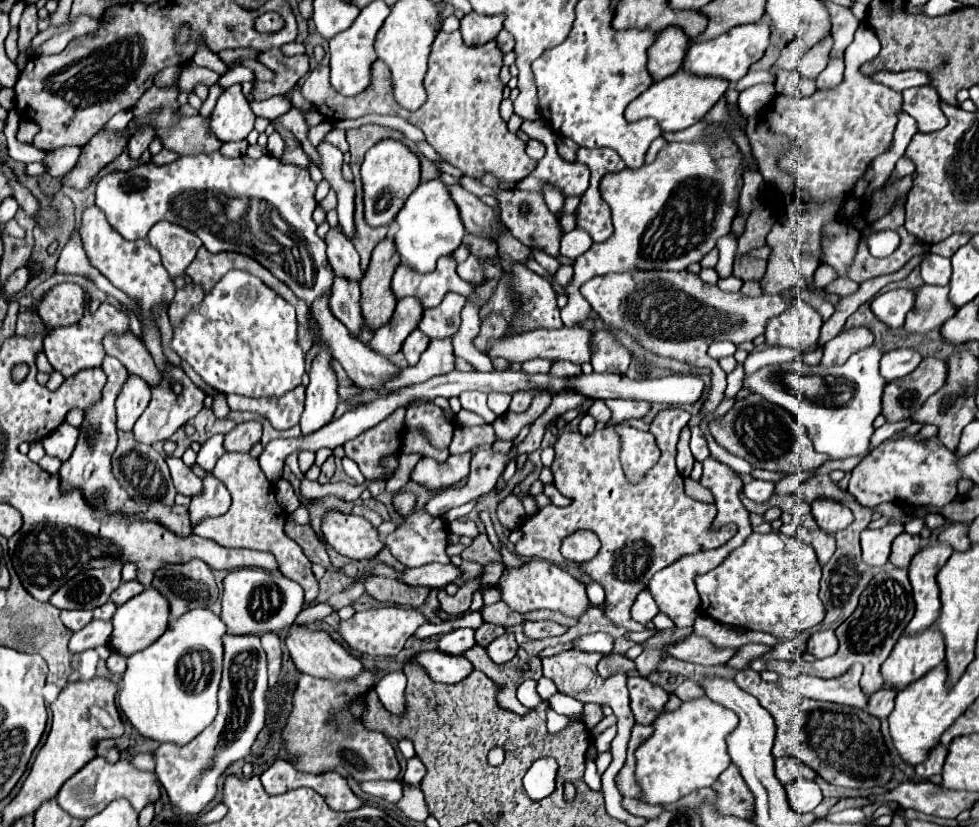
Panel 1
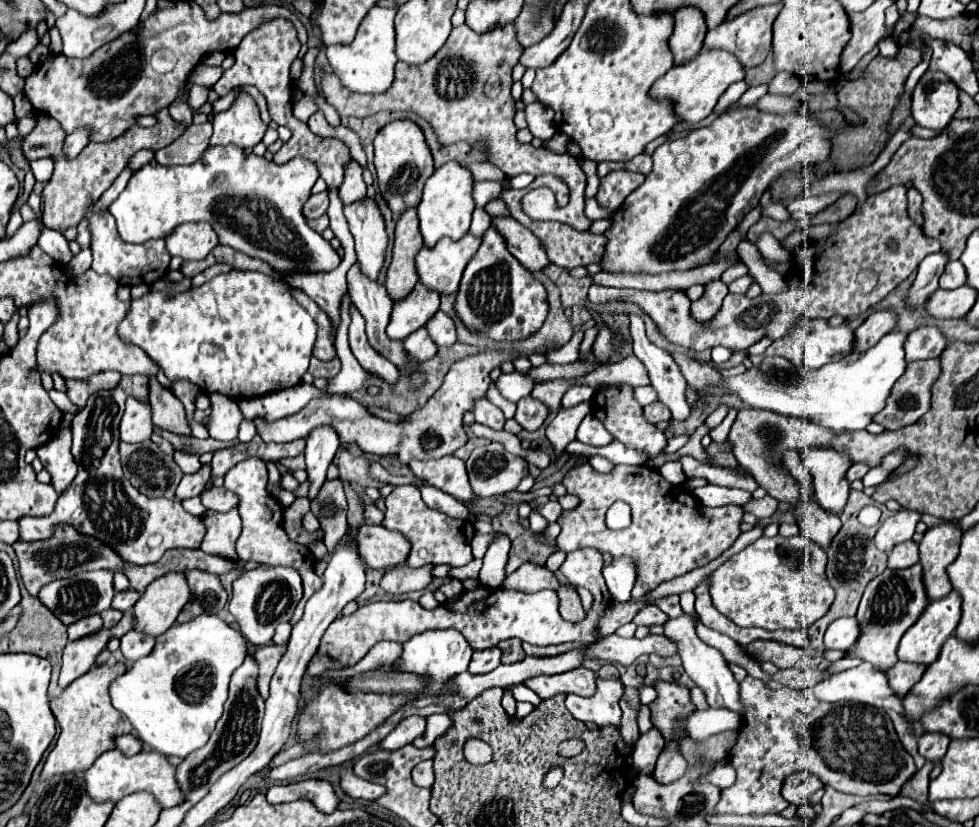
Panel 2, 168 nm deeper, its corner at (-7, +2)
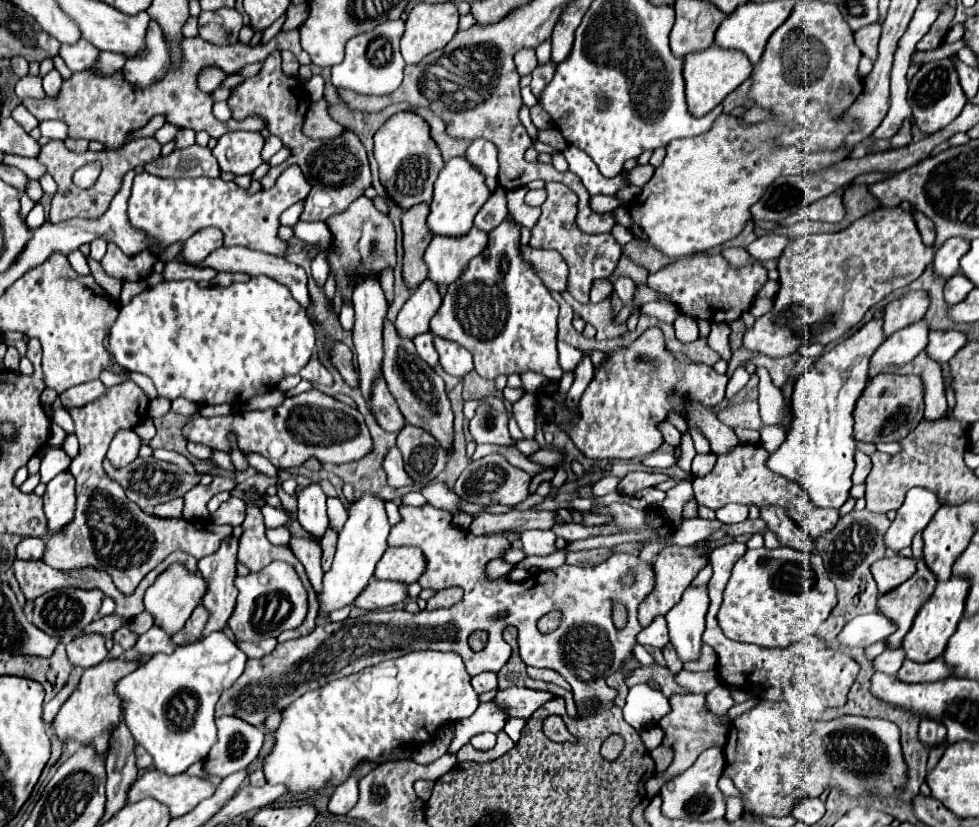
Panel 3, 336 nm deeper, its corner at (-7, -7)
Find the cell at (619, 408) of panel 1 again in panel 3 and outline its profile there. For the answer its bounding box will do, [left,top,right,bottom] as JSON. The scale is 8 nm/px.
[659,421,681,447]

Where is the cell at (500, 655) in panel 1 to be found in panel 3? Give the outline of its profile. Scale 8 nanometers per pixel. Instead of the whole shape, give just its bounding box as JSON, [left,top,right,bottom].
[471,671,497,693]

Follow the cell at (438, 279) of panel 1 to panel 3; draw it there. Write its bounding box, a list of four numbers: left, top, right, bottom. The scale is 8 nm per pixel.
[423,229,487,285]

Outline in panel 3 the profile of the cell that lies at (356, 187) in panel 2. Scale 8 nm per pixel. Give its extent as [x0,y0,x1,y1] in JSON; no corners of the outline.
[327,195,395,297]

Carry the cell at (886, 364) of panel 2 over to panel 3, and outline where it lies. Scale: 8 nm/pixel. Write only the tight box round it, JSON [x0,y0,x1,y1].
[869,321,929,377]

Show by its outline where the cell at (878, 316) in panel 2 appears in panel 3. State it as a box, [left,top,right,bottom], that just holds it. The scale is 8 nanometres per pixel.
[883,291,927,335]

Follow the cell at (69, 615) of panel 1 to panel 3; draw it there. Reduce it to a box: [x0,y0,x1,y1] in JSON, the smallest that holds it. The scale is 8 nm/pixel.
[67,633,107,669]

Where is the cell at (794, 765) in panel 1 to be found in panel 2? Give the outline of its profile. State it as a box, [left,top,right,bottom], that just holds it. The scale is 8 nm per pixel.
[783,772,823,806]

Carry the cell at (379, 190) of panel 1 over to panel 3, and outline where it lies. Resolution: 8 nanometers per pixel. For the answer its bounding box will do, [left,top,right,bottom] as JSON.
[375,113,443,209]

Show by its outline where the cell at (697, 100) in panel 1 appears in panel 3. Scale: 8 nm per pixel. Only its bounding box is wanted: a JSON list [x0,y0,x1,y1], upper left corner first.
[683,45,753,117]

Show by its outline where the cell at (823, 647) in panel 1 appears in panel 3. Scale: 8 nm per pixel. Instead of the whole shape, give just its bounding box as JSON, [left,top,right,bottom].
[837,613,895,649]

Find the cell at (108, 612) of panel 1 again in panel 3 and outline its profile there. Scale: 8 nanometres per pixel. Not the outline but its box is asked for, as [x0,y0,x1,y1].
[111,627,137,651]

